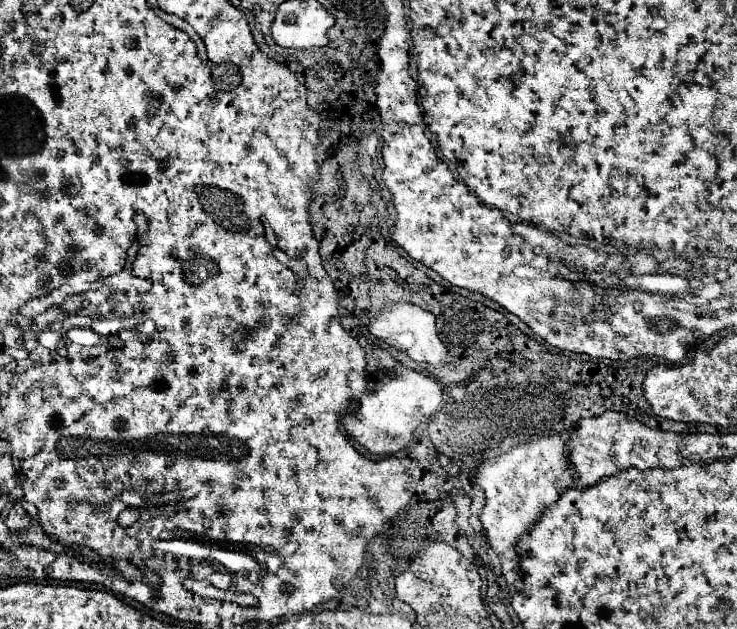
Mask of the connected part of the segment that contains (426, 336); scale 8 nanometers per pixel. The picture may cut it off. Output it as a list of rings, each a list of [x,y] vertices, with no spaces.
[[[395,303],[391,309],[387,309],[381,317],[375,317],[369,321],[369,329],[375,337],[385,339],[387,343],[391,343],[391,347],[407,353],[413,361],[417,363],[427,363],[427,365],[443,365],[443,363],[453,363],[455,357],[445,349],[445,345],[441,343],[439,335],[437,335],[437,327],[435,327],[435,315],[415,307],[411,303]]]

